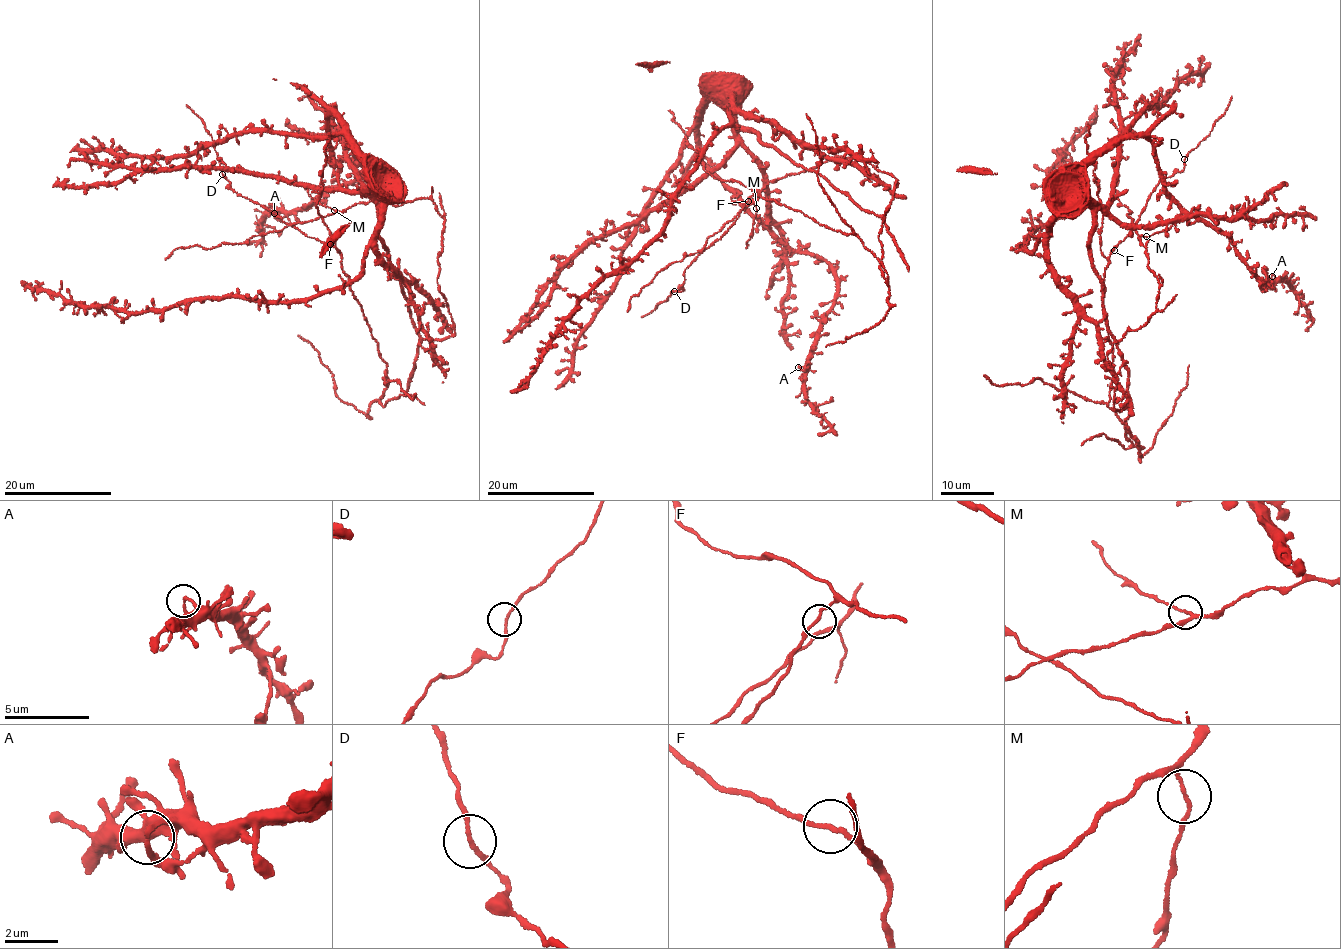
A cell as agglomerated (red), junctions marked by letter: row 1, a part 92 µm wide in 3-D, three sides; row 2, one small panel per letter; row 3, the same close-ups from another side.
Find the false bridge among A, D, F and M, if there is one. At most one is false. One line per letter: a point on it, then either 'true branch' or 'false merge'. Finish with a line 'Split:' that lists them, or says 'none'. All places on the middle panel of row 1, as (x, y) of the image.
A: place (798, 367); true branch
D: place (674, 291); true branch
F: place (748, 201); true branch
M: place (756, 208); true branch
Split: none

